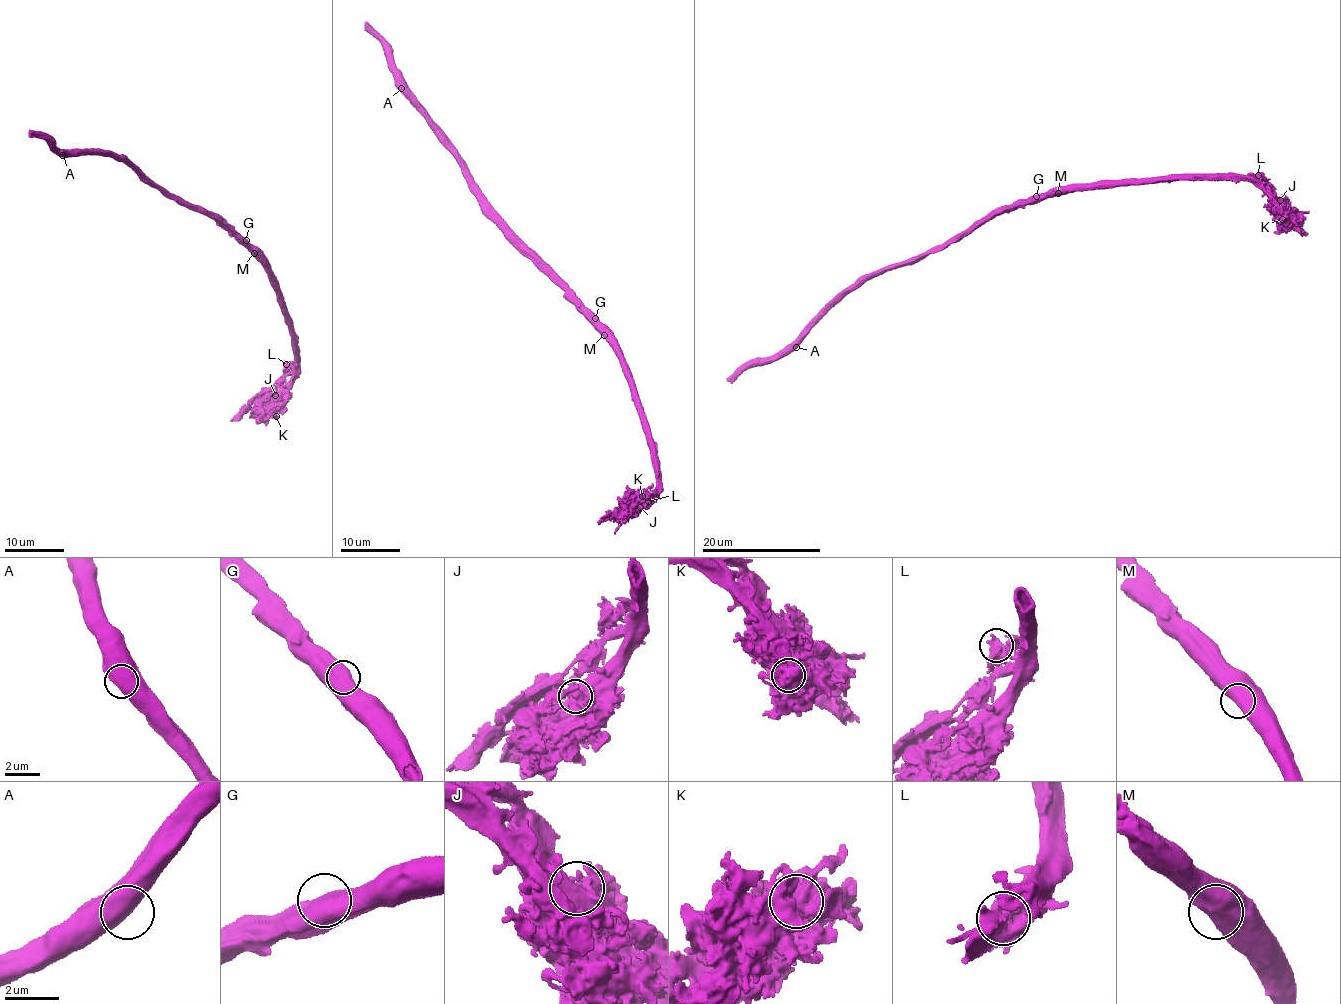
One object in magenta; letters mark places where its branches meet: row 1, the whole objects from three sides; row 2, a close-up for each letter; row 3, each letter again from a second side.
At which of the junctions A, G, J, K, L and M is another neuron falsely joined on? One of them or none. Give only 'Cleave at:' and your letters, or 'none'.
Cleave at: J

